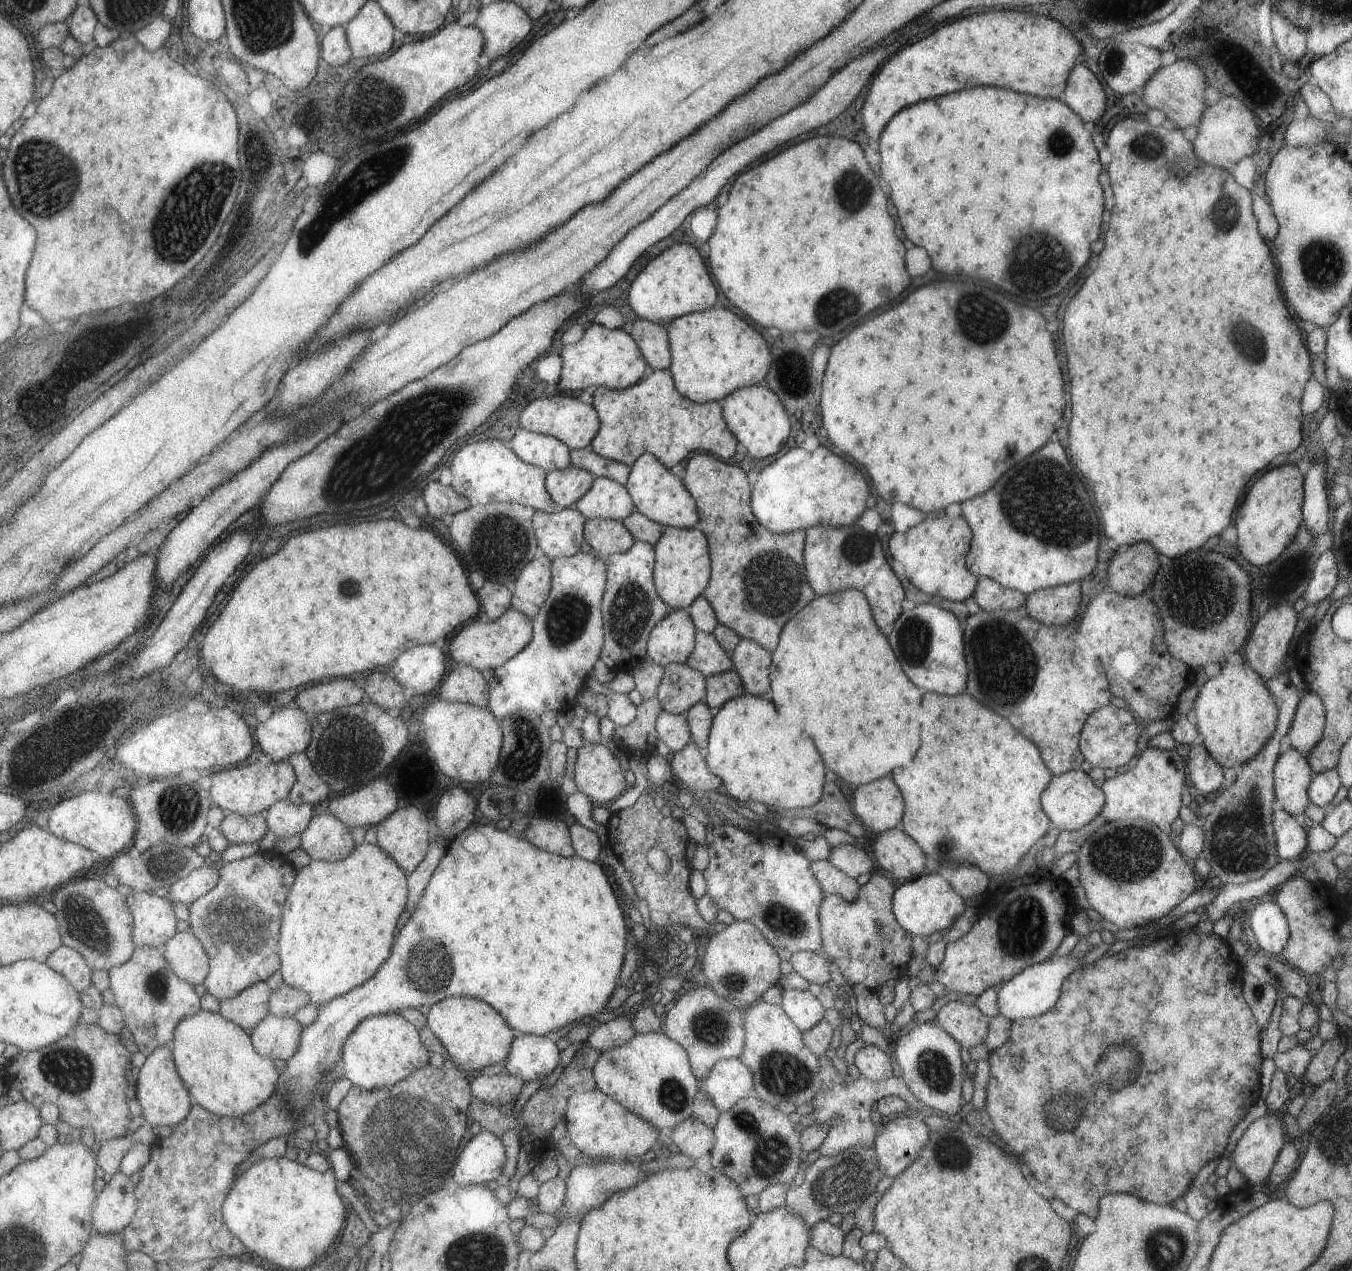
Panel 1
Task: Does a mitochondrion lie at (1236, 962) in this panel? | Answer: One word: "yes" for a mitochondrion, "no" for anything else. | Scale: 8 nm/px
no

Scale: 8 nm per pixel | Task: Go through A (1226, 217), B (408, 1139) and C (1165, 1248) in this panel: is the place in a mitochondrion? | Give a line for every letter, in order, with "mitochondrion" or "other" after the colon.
A: mitochondrion
B: mitochondrion
C: mitochondrion

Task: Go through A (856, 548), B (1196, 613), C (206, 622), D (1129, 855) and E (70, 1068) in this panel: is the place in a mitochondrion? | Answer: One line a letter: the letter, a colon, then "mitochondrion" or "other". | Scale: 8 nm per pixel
A: mitochondrion
B: mitochondrion
C: other
D: mitochondrion
E: mitochondrion

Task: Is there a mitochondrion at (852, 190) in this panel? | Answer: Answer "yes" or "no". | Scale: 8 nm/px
yes

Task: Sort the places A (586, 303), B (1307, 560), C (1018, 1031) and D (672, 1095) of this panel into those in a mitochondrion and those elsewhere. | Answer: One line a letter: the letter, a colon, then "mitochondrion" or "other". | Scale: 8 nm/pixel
A: other
B: mitochondrion
C: other
D: mitochondrion

